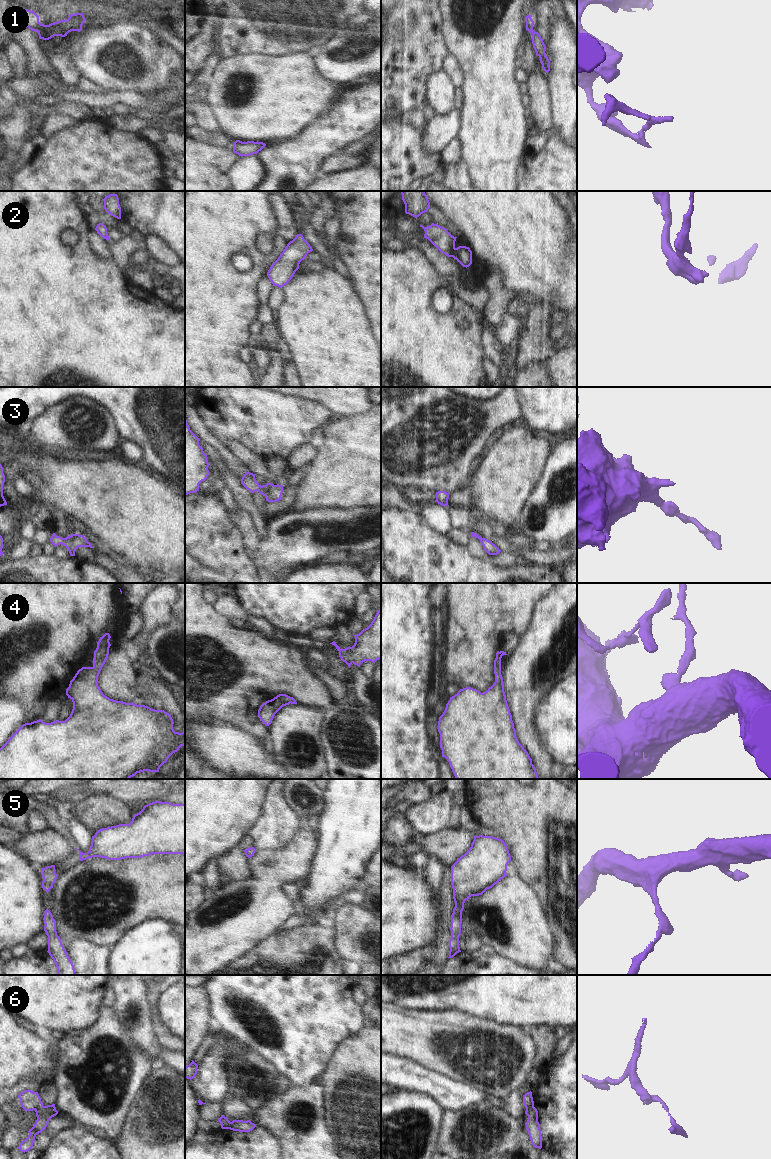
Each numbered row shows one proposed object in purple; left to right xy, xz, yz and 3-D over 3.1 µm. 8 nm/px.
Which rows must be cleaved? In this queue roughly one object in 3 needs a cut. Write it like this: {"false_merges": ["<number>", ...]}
{"false_merges": ["1", "6"]}

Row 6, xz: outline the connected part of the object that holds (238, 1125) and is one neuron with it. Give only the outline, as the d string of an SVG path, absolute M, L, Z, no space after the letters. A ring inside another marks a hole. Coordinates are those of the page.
M235 1120L230 1125L230 1130L239 1131L239 1132L250 1132L252 1131L256 1125L252 1123L250 1120L243 1121L243 1120Z

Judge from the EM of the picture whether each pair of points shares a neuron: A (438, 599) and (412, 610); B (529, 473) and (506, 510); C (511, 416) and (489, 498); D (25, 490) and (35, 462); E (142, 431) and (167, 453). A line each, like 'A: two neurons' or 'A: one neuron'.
A: two neurons
B: one neuron
C: two neurons
D: two neurons
E: one neuron

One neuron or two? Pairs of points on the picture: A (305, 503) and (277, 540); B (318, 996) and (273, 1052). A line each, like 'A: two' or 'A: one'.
A: two
B: one

